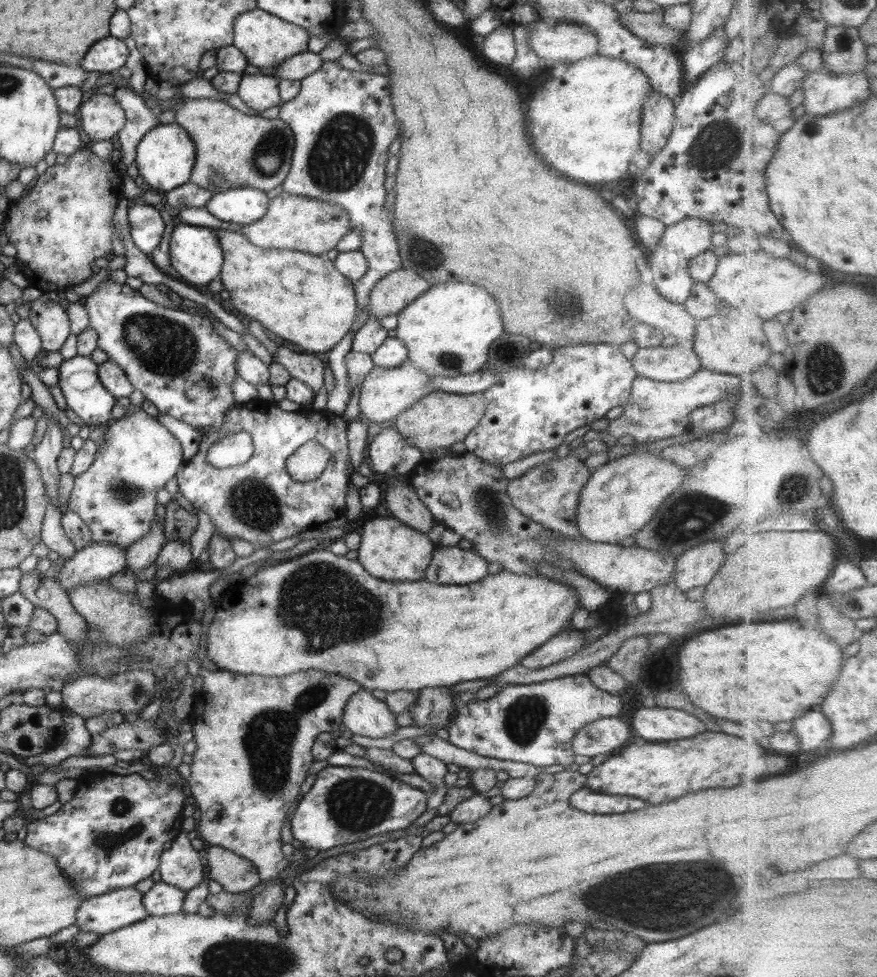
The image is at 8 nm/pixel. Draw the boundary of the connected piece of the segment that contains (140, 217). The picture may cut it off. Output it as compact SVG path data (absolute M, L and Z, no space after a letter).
M133 202L127 210L127 217L134 245L150 256L162 242L162 234L166 230L165 222L160 216L160 206L154 206L152 202L146 204Z

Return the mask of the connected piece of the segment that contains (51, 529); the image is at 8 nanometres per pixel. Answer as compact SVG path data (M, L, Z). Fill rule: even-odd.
M47 503L41 528L41 540L50 550L54 550L68 561L78 551L78 548L70 542L70 538L61 526L62 514L61 507L56 507L54 503Z

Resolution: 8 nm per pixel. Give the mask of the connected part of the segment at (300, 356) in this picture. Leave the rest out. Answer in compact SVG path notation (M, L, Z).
M279 344L278 350L272 356L278 364L288 370L291 378L300 380L314 392L314 398L324 385L324 362L319 354L299 353Z

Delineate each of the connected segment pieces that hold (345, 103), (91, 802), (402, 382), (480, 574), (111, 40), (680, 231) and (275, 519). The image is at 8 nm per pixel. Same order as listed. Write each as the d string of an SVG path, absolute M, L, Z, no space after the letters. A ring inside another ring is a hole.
M340 60L323 61L318 72L313 72L301 80L299 93L292 100L280 104L279 120L288 124L295 141L291 168L281 185L283 190L296 196L308 196L335 203L350 214L351 231L360 230L362 246L359 252L368 263L364 277L353 283L356 305L360 312L368 306L370 292L376 283L391 272L402 269L400 244L392 223L393 206L386 206L388 192L384 186L389 148L398 137L400 128L391 104L388 77L346 69L340 64Z
M140 773L130 775L102 774L100 780L77 781L72 799L59 811L26 824L27 835L23 840L30 847L56 857L58 867L70 877L80 897L90 898L121 888L134 887L158 869L164 844L174 840L181 831L185 795L173 783L148 780Z
M404 362L398 368L374 366L361 382L362 394L359 398L359 420L365 422L390 422L402 411L408 410L420 398L431 393L430 376L422 372L412 362Z
M458 545L436 546L431 563L426 567L425 579L432 583L444 585L468 585L481 581L489 574L488 561L482 555L478 555L476 551L460 548Z
M108 35L96 41L86 54L80 66L88 72L115 73L125 65L129 50L123 40Z
M684 218L680 222L667 226L660 243L652 252L647 252L648 266L653 272L653 285L669 301L684 304L691 295L694 279L688 274L690 259L711 249L719 248L722 231L710 220L702 218Z
M234 405L228 409L222 427L216 431L206 431L196 455L181 463L175 476L179 490L195 508L210 516L215 534L226 539L247 540L258 549L319 528L329 520L344 515L346 508L346 492L351 482L348 474L347 424L344 417L323 410L313 409L308 416L304 416L296 411L281 410L278 405L268 406L268 410ZM240 431L248 432L253 437L251 459L237 468L214 468L206 460L208 448L218 439ZM310 440L328 450L332 457L328 466L312 481L296 482L290 476L286 462Z

